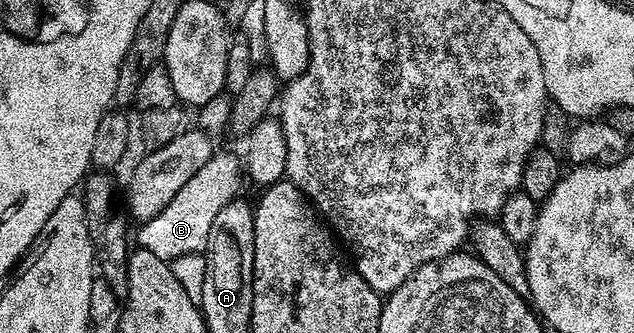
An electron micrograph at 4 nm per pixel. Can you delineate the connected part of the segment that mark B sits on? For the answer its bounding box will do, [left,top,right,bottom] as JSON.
[134,153,242,260]

